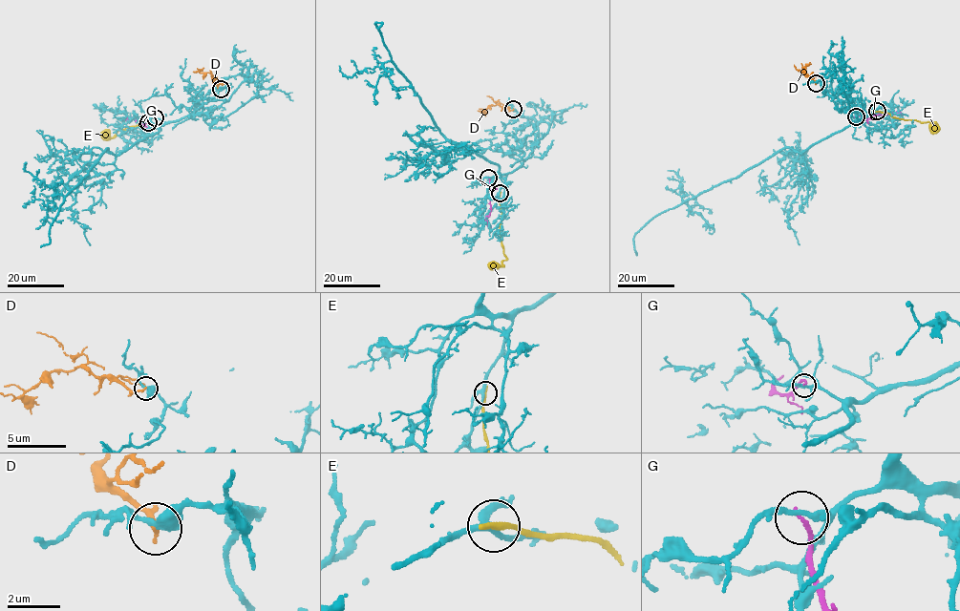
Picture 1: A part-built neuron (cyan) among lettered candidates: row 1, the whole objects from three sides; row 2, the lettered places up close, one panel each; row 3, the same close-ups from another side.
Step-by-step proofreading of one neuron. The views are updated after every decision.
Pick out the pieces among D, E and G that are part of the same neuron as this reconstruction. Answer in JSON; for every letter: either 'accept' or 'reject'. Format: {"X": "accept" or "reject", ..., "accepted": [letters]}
{"D": "reject", "E": "reject", "G": "reject", "accepted": []}

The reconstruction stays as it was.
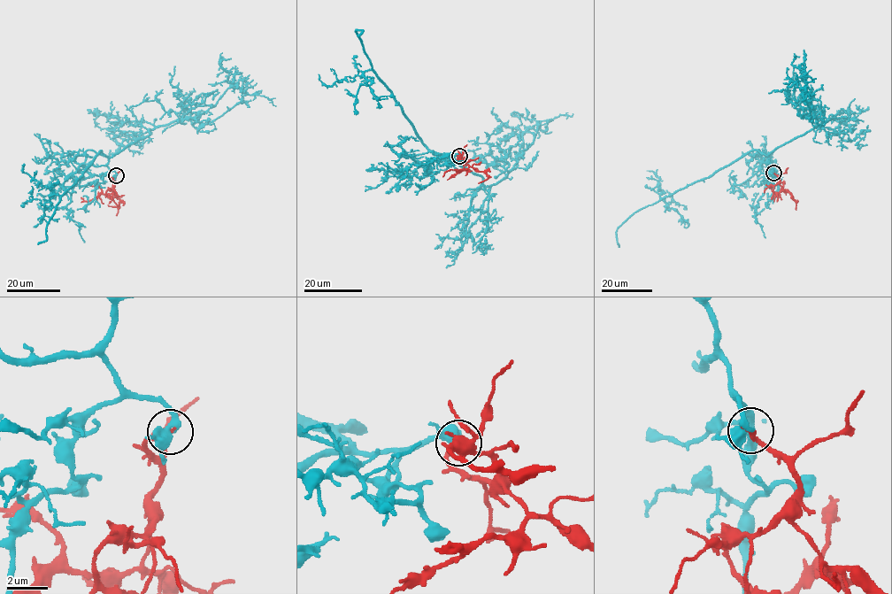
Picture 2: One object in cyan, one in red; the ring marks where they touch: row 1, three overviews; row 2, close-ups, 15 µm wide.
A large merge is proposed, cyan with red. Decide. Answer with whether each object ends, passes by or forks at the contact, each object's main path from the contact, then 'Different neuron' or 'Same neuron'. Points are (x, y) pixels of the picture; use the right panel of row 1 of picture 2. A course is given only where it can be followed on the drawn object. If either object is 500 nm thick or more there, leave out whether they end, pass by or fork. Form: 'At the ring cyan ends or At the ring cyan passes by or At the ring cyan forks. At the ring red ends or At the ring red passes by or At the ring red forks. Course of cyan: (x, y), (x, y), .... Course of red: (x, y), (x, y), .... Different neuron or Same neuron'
At the ring cyan passes by. At the ring red ends. Course of cyan: (773, 172), (770, 154), (824, 121), (824, 111), (811, 119), (801, 88), (806, 88), (809, 98). Course of red: (773, 172), (779, 176), (783, 189), (777, 195). Same neuron

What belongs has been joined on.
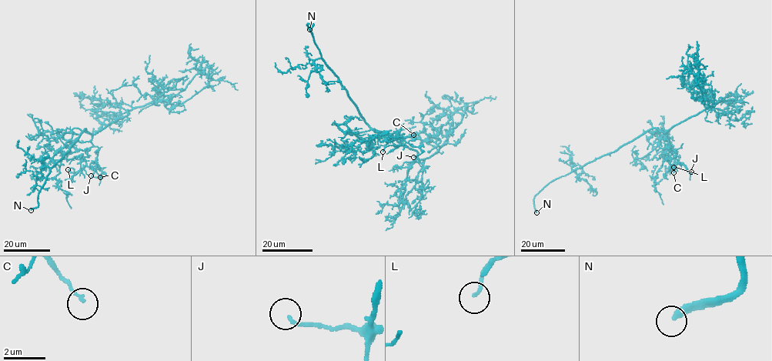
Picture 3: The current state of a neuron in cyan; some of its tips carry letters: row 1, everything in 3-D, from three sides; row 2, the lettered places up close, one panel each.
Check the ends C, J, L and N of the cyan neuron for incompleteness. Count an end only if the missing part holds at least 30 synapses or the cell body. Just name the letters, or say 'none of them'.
N

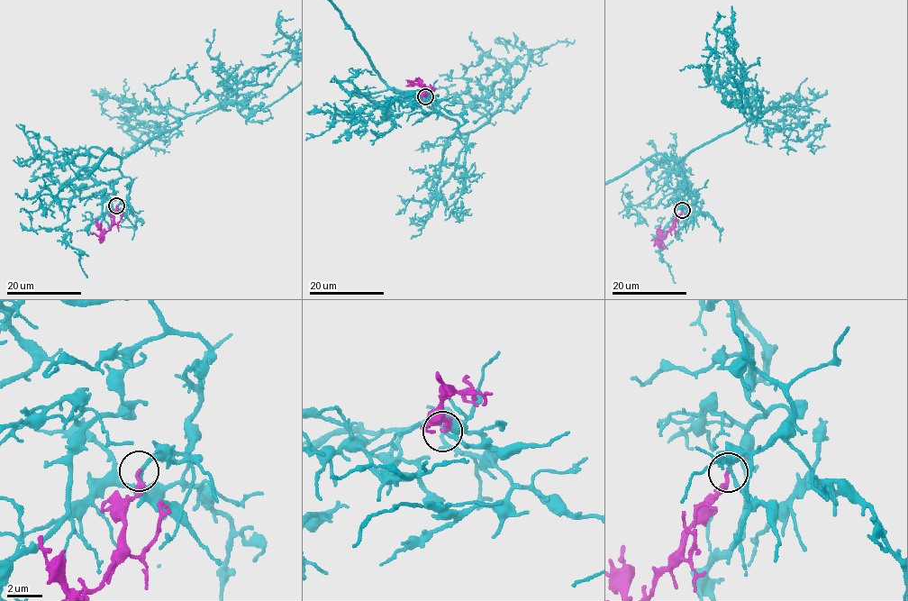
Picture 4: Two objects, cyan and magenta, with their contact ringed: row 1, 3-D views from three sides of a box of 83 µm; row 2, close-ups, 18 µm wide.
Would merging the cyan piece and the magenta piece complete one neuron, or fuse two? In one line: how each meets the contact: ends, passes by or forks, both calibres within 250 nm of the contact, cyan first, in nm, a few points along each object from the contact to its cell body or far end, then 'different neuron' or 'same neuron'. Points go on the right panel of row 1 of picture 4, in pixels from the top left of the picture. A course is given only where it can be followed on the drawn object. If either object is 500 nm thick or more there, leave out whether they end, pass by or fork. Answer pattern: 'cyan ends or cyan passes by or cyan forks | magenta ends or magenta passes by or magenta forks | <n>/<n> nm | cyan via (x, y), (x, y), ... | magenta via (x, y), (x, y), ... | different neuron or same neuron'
cyan passes by | magenta ends | 190/240 nm | cyan via (683, 211), (695, 196), (679, 162), (760, 112), (761, 96), (743, 107), (728, 63), (735, 64), (739, 77) | magenta via (683, 211), (666, 236), (657, 242), (651, 241) | different neuron

